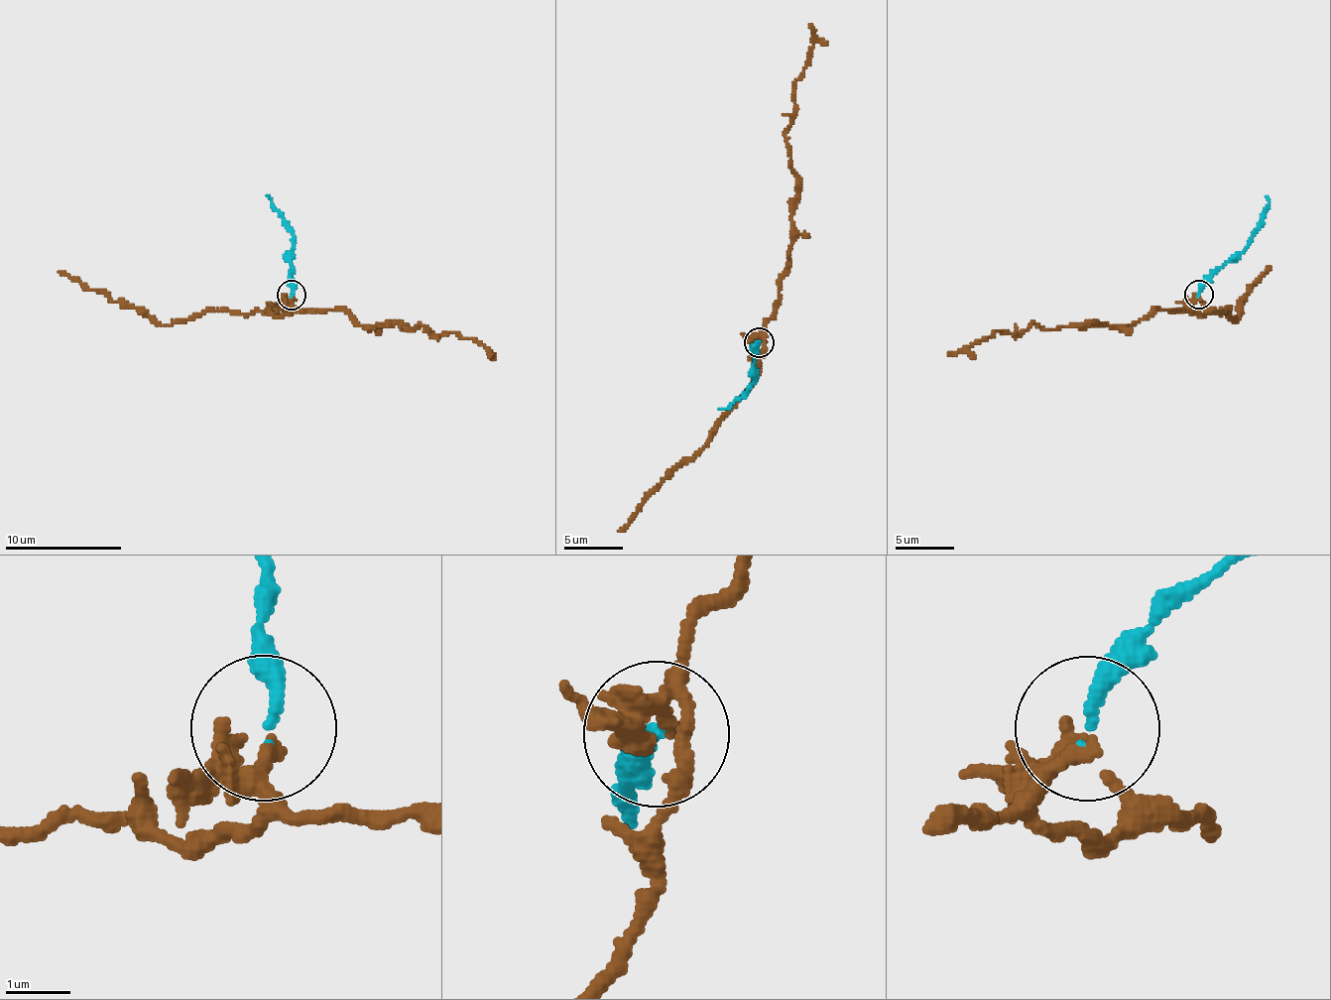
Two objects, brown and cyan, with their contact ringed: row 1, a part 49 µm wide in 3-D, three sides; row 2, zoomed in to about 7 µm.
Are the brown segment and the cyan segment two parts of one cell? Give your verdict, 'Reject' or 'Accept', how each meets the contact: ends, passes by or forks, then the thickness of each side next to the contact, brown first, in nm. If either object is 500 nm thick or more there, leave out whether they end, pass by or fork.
Reject. At the ring brown ends. At the ring cyan ends. Thickness 200 nm (brown) against 200 nm

